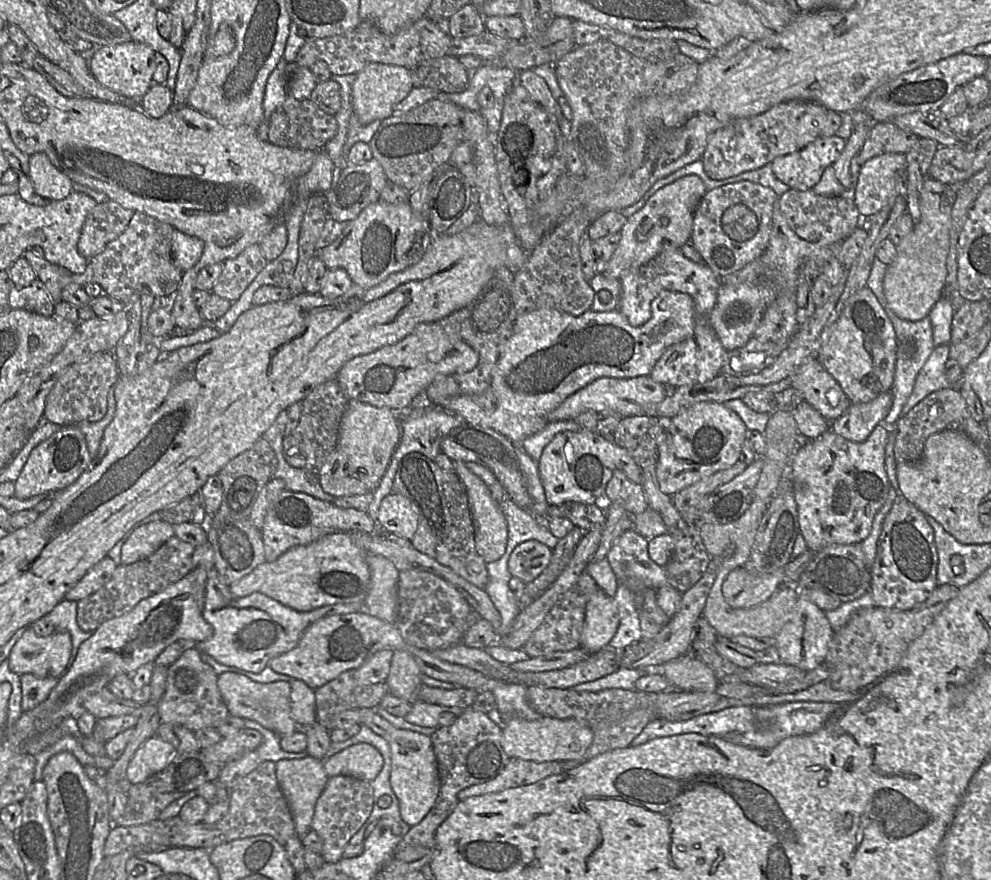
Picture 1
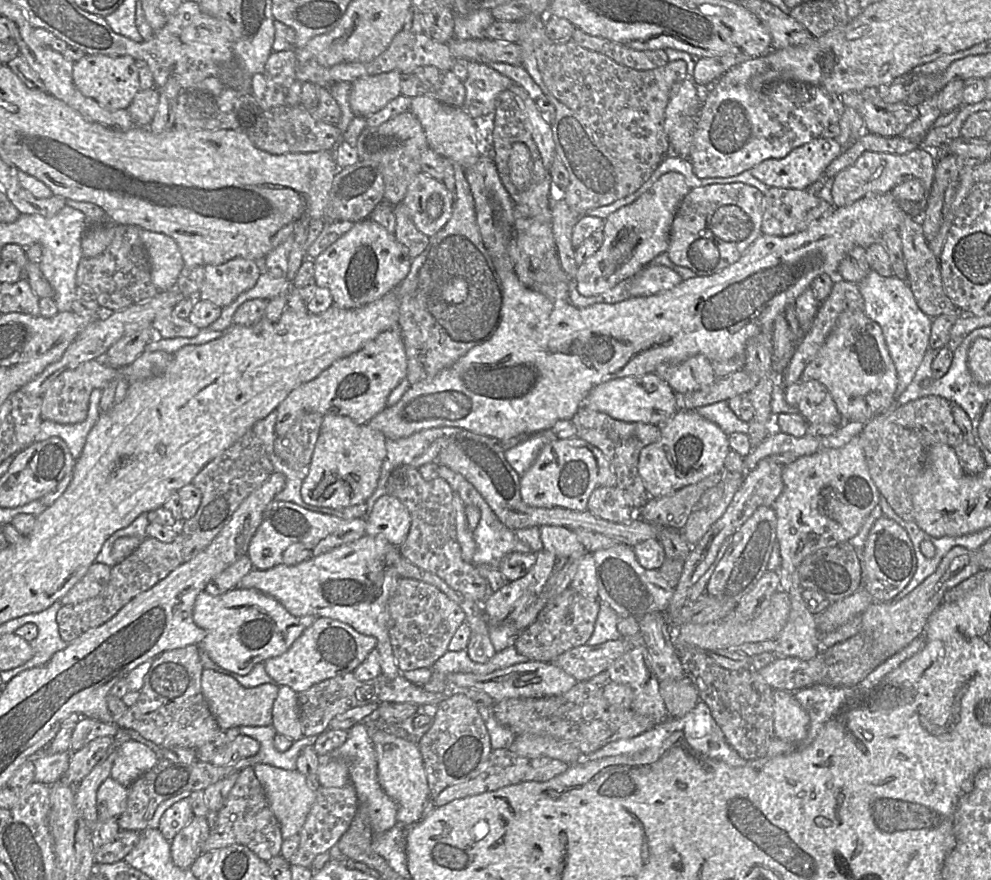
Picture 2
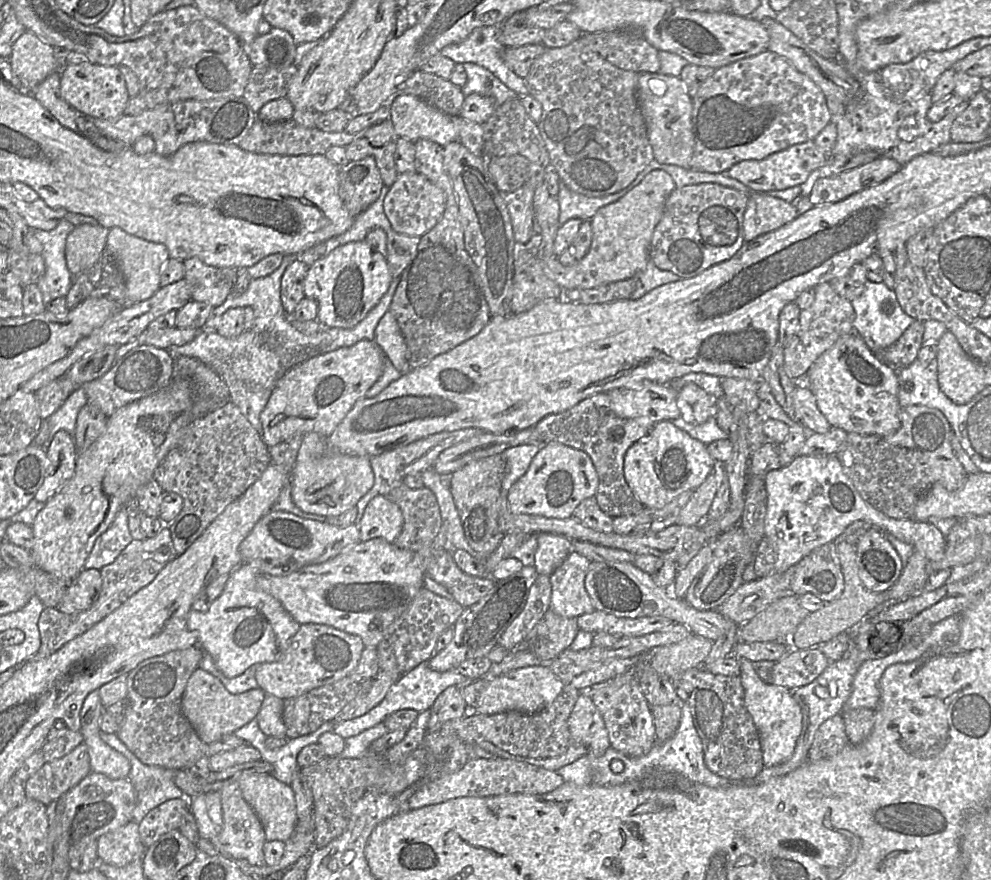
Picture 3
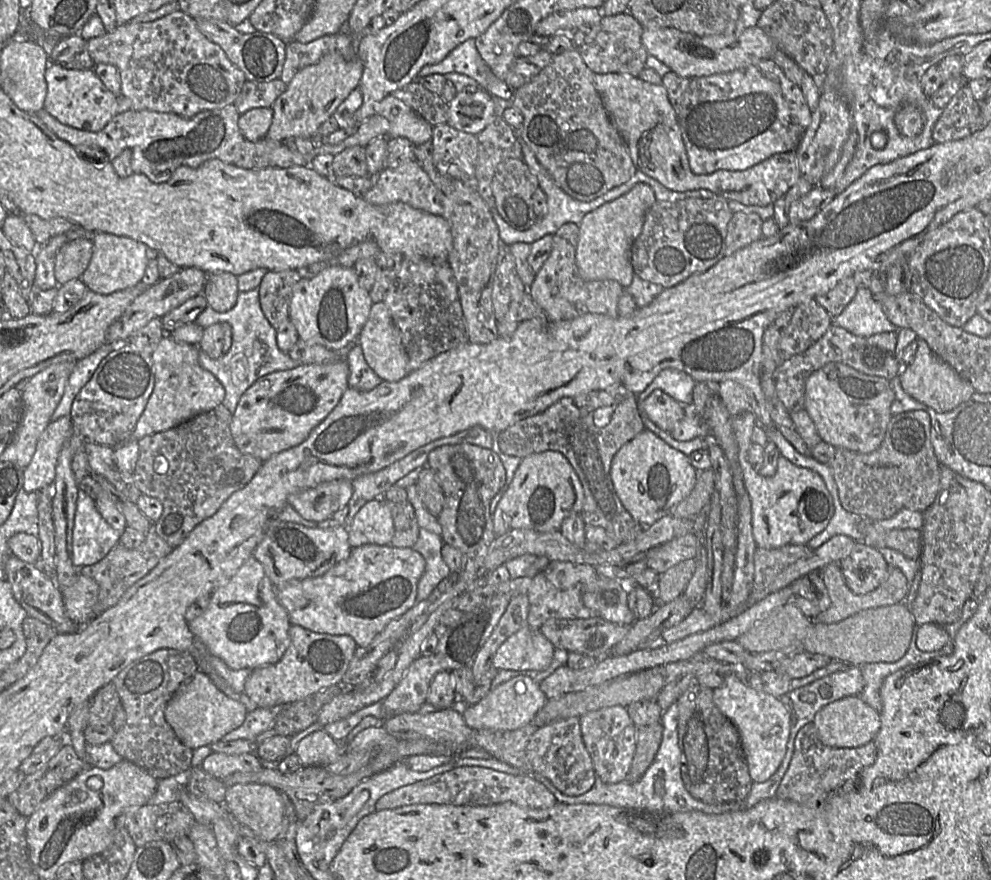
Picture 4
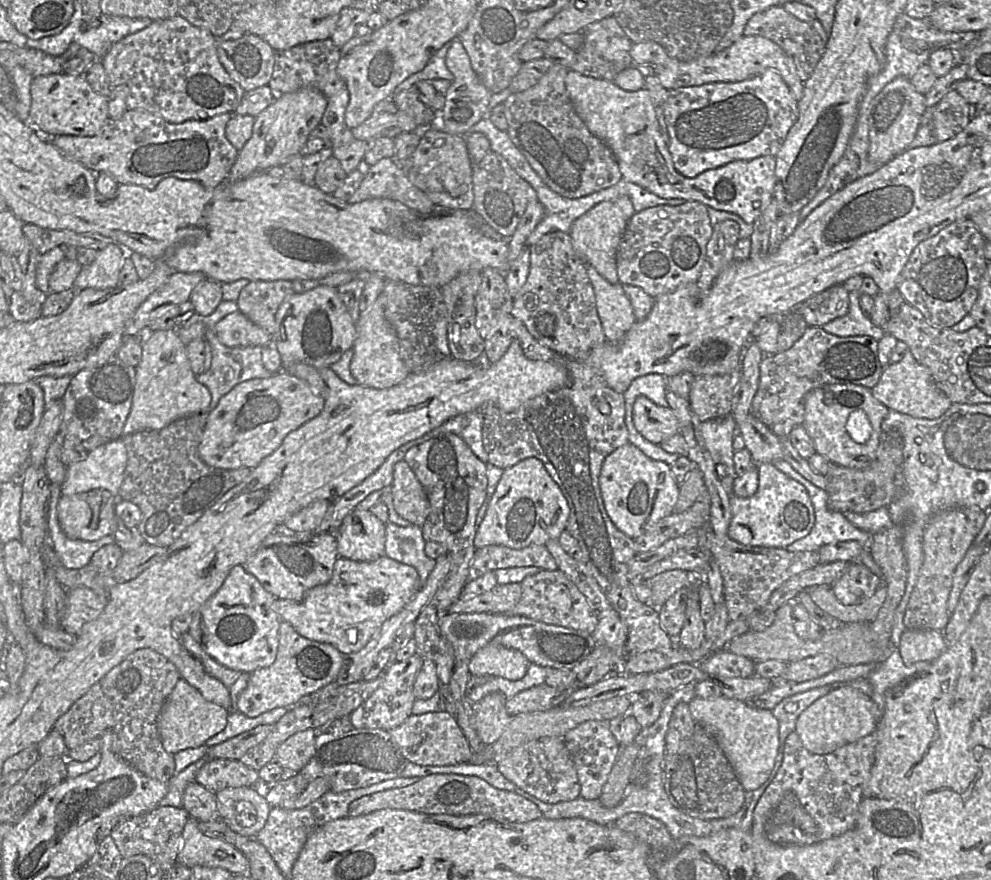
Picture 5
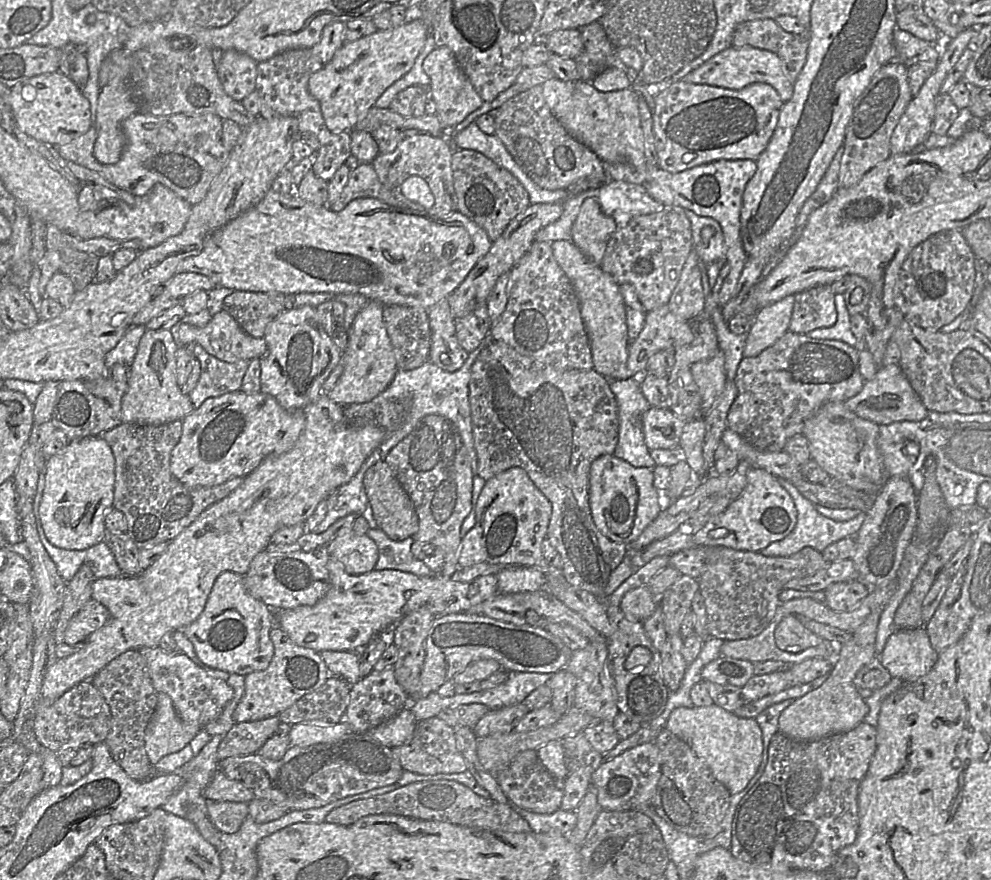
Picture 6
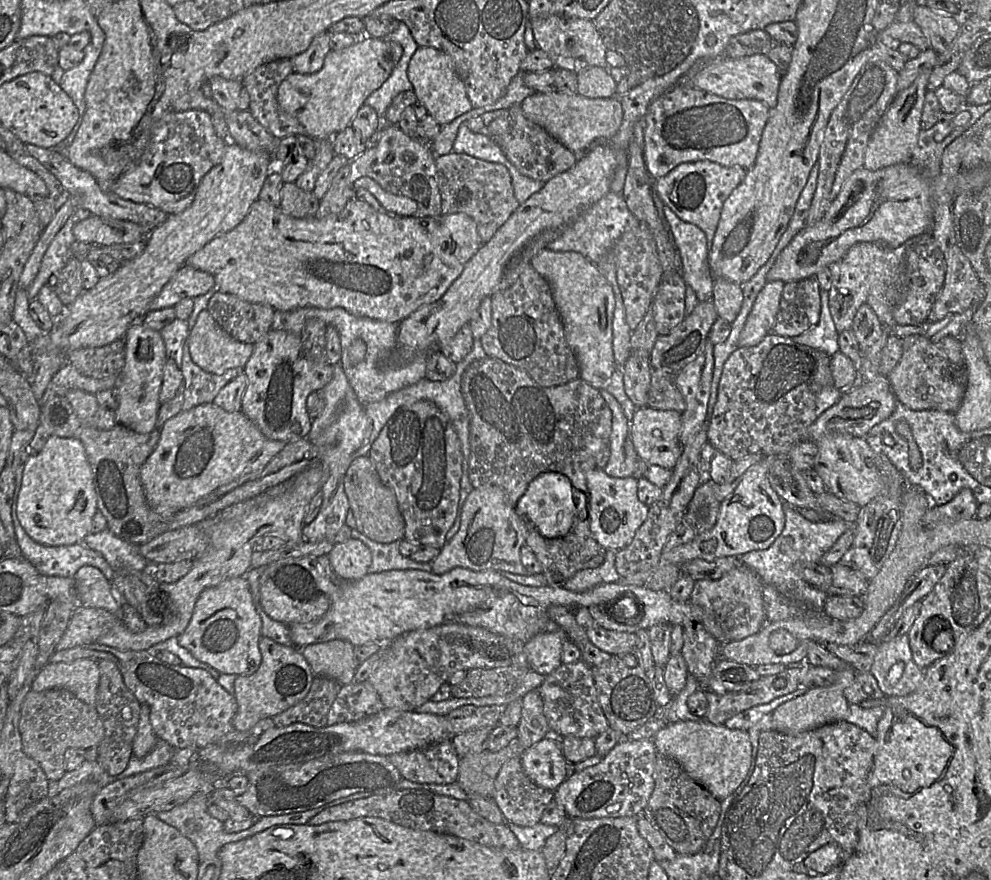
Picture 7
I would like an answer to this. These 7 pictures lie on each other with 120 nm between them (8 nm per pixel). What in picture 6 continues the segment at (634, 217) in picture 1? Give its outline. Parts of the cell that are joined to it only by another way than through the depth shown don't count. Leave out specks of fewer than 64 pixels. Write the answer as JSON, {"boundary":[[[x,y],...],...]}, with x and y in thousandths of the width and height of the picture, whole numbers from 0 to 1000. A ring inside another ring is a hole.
{"boundary":[[[592,225],[586,234],[585,241],[577,258],[576,274],[599,300],[605,302],[616,270],[624,261],[621,250],[610,244],[604,231],[599,225]]]}

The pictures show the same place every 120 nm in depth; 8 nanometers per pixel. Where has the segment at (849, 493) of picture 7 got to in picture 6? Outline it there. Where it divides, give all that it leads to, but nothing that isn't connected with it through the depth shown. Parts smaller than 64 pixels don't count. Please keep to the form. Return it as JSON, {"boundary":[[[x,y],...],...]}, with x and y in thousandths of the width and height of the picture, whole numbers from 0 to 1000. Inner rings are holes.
{"boundary":[[[836,457],[813,480],[810,493],[816,501],[819,522],[839,543],[877,563],[885,563],[893,547],[890,519],[886,509],[886,489],[887,483],[866,474],[852,461],[852,457]]]}

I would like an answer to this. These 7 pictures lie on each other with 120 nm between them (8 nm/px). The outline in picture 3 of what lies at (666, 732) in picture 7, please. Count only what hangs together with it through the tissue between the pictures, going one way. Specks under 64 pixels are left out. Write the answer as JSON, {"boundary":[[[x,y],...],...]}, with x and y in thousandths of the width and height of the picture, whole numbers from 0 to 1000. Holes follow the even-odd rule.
{"boundary":[[[746,748],[748,777],[751,783],[751,799],[765,830],[772,873],[781,872],[795,864],[803,852],[810,830],[810,811],[796,784],[770,774],[762,765],[760,753]]]}

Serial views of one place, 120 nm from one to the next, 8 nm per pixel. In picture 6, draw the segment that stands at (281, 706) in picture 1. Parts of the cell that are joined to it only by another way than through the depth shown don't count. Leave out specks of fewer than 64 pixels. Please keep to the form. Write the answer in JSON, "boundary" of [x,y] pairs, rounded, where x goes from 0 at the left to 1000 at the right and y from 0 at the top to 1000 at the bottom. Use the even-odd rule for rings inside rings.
{"boundary":[[[159,788],[156,808],[146,828],[146,852],[156,869],[165,859],[185,851],[205,826],[198,819],[186,819],[179,811],[173,793]]]}

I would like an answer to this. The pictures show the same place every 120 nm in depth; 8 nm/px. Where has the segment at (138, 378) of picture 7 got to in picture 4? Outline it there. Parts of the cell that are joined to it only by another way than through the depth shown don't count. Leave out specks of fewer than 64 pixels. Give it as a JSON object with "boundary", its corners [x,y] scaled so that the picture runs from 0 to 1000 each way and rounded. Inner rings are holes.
{"boundary":[[[168,380],[152,403],[156,438],[132,493],[134,500],[171,489],[200,470],[211,468],[224,459],[227,451],[225,438],[202,415],[200,393],[179,389]]]}

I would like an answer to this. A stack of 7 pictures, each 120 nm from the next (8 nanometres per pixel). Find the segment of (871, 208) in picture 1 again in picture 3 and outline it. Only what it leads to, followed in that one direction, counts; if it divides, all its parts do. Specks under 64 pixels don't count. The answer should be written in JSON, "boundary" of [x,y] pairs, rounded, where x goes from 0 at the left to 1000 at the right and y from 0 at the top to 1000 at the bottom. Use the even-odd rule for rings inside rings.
{"boundary":[[[885,178],[853,195],[826,203],[814,224],[820,234],[840,232],[891,207],[909,190],[900,180]]]}

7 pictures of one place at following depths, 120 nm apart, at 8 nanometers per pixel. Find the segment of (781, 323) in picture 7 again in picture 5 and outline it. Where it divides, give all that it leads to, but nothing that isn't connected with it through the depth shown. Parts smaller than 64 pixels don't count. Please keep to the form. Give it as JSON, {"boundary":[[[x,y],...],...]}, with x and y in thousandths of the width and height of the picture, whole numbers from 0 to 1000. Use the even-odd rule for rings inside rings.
{"boundary":[[[840,325],[809,344],[807,356],[816,372],[830,369],[852,359],[857,350],[857,332],[852,325]]]}

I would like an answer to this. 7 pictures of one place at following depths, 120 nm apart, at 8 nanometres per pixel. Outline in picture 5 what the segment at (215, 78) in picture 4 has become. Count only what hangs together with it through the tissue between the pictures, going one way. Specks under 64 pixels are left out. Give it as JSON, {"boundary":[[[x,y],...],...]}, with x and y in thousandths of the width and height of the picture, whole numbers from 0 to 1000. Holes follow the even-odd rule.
{"boundary":[[[181,17],[155,24],[144,34],[125,42],[100,69],[108,84],[112,109],[126,113],[131,125],[146,125],[173,140],[207,136],[225,128],[237,128],[247,105],[223,73],[219,45],[213,36],[194,28]]]}

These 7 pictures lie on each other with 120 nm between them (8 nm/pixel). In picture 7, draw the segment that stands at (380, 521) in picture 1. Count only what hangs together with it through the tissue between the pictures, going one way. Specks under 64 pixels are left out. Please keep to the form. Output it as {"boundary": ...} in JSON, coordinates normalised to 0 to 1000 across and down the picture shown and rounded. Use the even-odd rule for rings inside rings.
{"boundary":[[[353,611],[338,618],[330,632],[337,650],[345,660],[359,660],[372,652],[375,628],[372,622],[361,613]]]}

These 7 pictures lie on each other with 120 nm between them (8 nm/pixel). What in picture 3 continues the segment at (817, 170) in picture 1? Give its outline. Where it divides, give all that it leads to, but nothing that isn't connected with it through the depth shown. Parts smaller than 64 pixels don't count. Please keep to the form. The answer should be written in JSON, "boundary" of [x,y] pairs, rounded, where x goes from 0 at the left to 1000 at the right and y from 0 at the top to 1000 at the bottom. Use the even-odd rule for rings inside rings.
{"boundary":[[[818,159],[798,166],[769,182],[749,183],[728,198],[745,205],[760,219],[775,220],[807,211],[822,192],[831,189],[836,183],[838,183],[838,176],[832,176]]]}

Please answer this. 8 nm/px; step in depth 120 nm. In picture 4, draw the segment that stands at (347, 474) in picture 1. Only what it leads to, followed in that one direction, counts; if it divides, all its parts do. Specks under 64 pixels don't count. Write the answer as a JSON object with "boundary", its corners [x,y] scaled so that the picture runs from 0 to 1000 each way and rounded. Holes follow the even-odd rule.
{"boundary":[[[332,547],[296,561],[292,565],[291,573],[306,590],[323,594],[334,589],[341,580],[350,576],[355,560],[354,547]]]}

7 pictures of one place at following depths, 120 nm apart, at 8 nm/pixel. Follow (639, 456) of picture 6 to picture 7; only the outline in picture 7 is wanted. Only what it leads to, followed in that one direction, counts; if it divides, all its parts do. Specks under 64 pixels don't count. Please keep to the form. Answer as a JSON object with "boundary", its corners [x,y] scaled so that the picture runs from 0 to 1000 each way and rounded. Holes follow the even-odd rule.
{"boundary":[[[605,443],[618,467],[618,490],[615,501],[616,517],[608,531],[609,536],[618,542],[630,543],[649,539],[649,525],[643,517],[637,497],[637,478],[634,477],[623,455],[613,444]]]}

